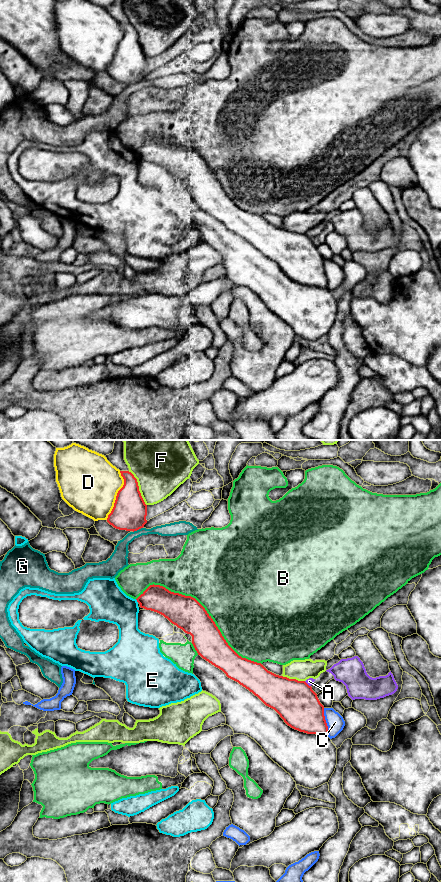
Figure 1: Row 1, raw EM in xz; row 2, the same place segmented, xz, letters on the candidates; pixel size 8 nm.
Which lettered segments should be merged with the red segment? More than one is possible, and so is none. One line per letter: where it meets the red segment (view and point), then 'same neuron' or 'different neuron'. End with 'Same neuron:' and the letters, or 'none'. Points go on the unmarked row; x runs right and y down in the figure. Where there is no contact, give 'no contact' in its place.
A: xz (306, 235) | different neuron
B: xz (204, 161) | different neuron
C: xz (325, 274) | different neuron
D: xz (117, 47) | different neuron
E: xz (137, 153) | different neuron
F: xz (138, 40) | different neuron
G: xz (137, 81) | different neuron
Same neuron: none

